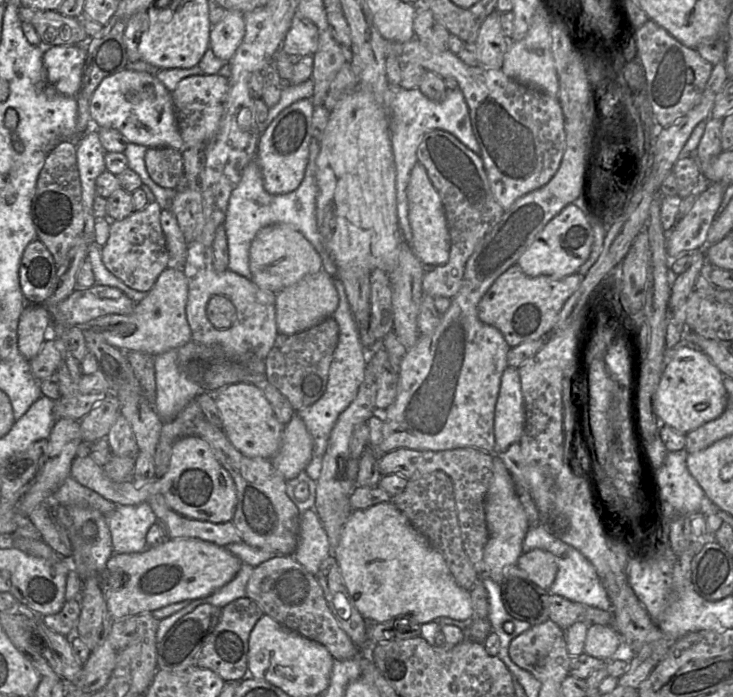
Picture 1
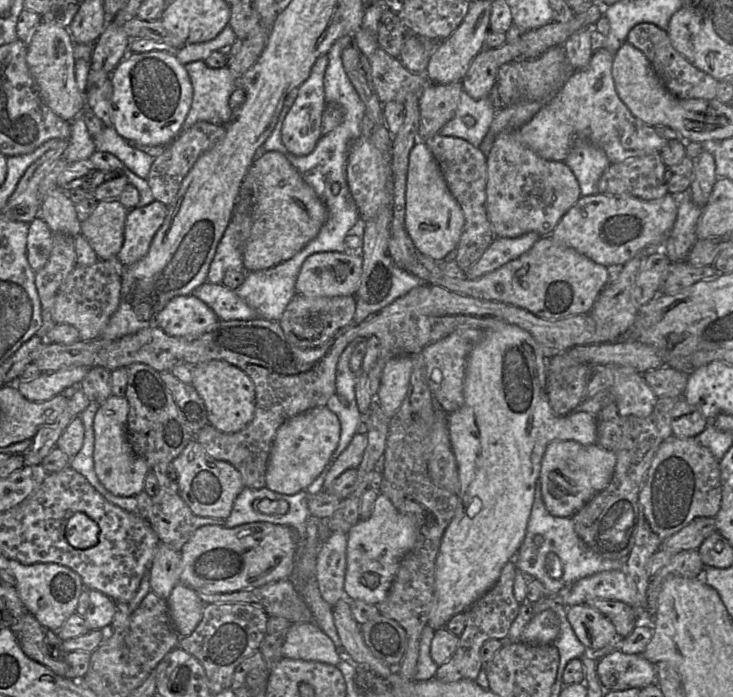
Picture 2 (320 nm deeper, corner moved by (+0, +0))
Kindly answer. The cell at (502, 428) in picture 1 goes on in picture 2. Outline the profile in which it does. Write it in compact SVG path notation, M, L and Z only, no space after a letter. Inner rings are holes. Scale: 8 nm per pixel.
M513 324L496 326L494 329L484 329L482 339L468 356L463 386L463 404L458 410L447 415L450 441L458 467L460 490L455 515L442 537L436 560L434 604L427 623L435 631L446 628L446 624L454 615L465 612L489 591L499 579L504 565L514 560L526 536L536 482L539 478L542 458L548 444L554 440L573 440L582 445L592 445L597 442L597 417L594 415L588 412L572 412L565 416L554 414L547 395L547 360L549 359L546 359L541 346L531 334Z

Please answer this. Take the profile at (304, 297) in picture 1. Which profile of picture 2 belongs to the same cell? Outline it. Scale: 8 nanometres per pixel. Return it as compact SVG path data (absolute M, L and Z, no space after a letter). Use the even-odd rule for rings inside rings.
M319 252L301 266L295 282L296 294L311 297L354 296L362 274L362 255Z

